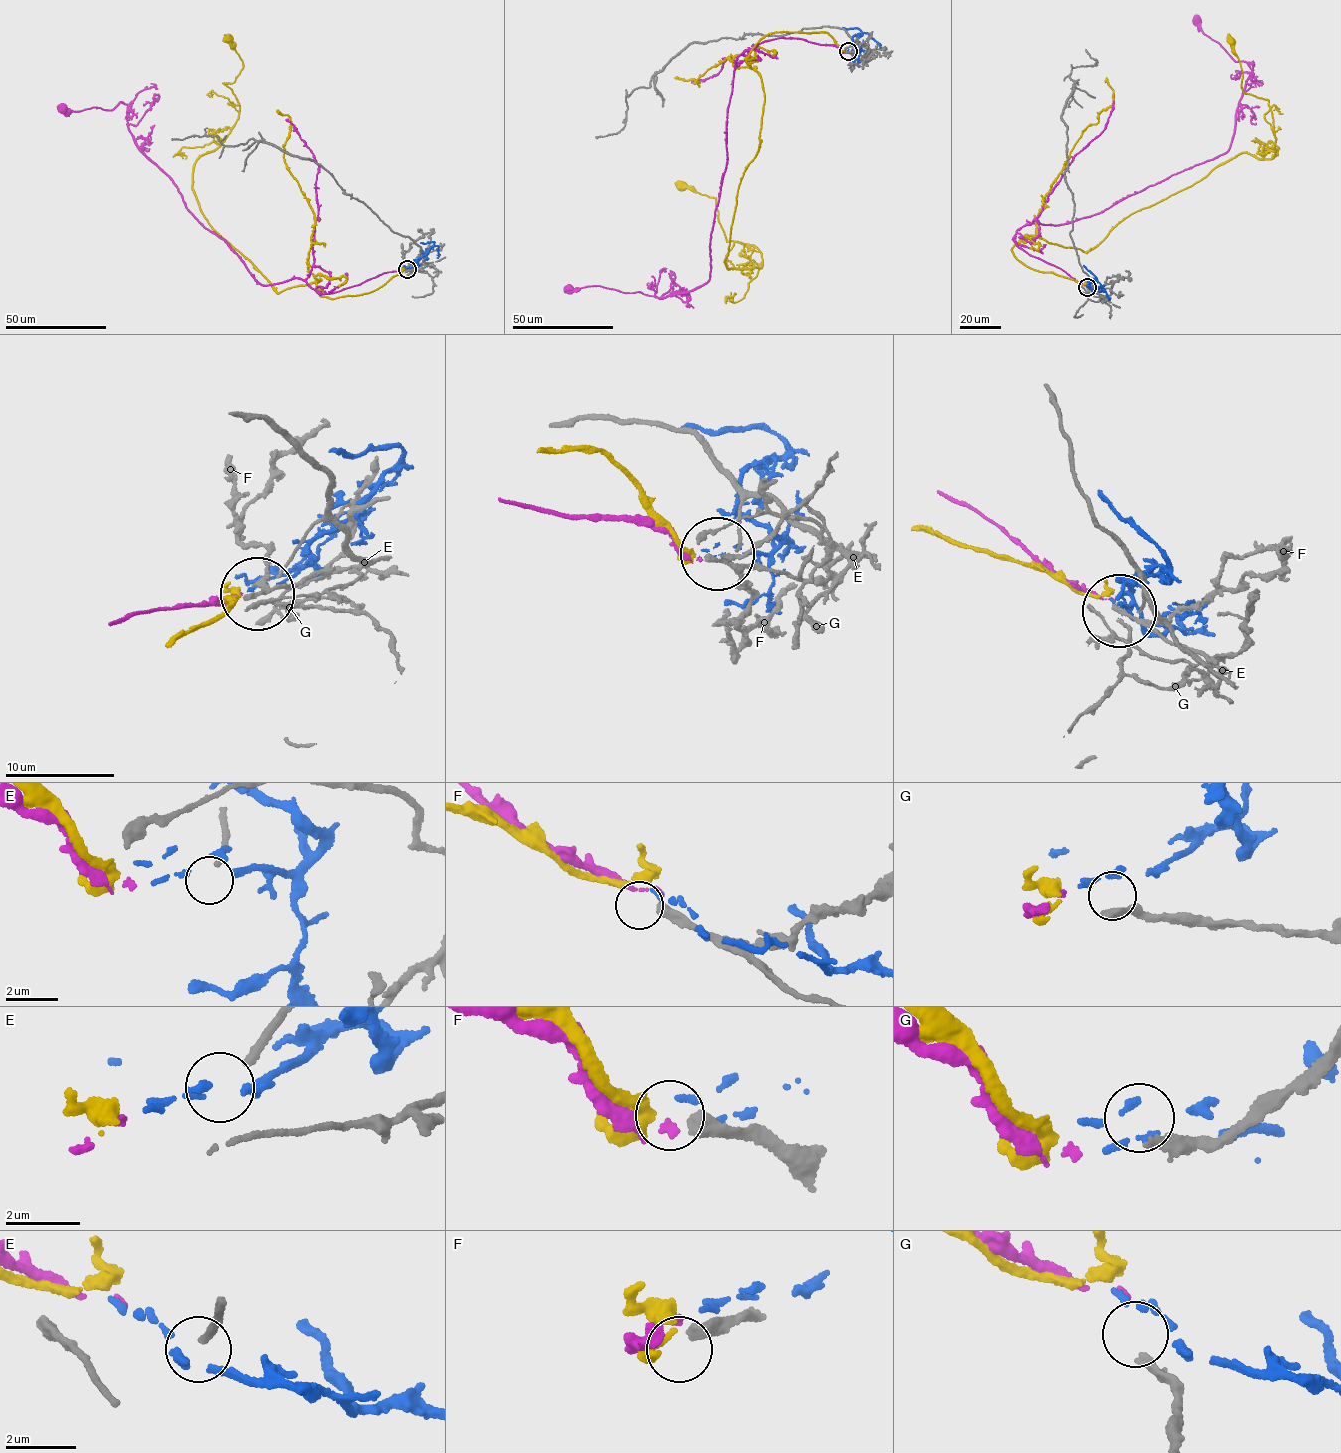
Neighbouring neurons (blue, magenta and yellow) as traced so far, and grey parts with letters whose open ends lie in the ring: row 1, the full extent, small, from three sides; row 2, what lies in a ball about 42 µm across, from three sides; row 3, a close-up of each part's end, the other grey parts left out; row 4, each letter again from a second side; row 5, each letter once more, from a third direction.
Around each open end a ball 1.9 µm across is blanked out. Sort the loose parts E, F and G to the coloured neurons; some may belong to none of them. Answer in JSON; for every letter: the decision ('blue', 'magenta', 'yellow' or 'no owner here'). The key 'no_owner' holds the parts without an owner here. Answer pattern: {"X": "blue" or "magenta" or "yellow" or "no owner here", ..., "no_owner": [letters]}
{"E": "no owner here", "F": "yellow", "G": "no owner here", "no_owner": ["E", "G"]}

